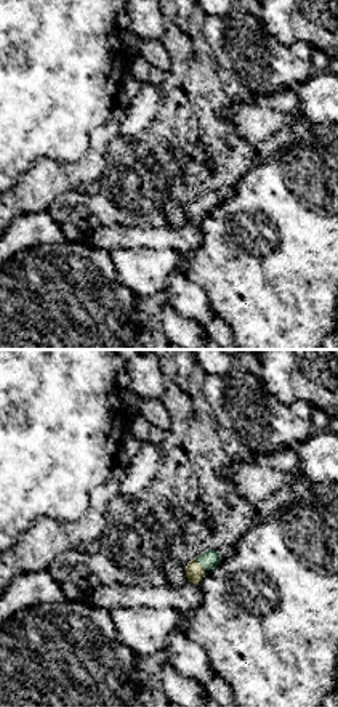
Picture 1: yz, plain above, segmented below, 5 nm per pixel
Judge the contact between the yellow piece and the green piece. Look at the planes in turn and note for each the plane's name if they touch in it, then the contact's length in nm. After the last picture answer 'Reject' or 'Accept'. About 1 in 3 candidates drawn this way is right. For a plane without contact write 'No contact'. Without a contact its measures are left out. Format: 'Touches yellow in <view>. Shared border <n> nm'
Touches yellow in yz. Shared border 80 nm

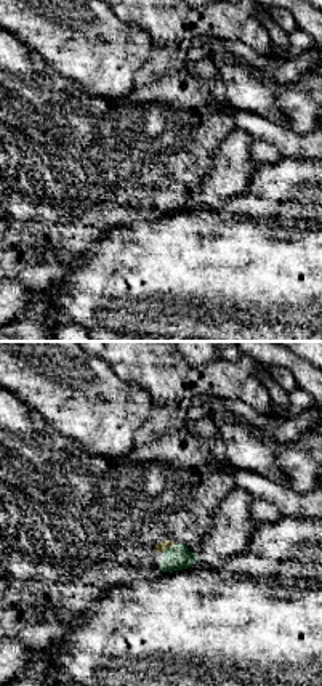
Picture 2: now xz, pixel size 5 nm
Touches yellow in xz. Shared border 80 nm

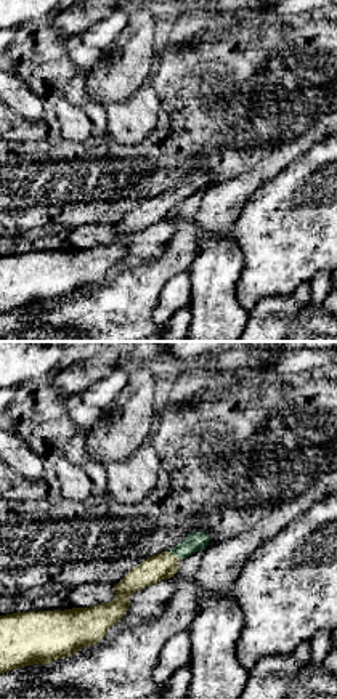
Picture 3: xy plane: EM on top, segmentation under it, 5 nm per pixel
Touches yellow in xy. Shared border 70 nm

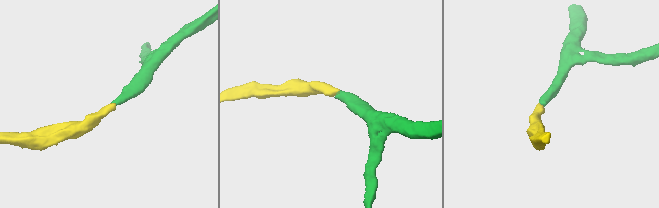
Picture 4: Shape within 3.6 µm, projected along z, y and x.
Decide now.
Accept

